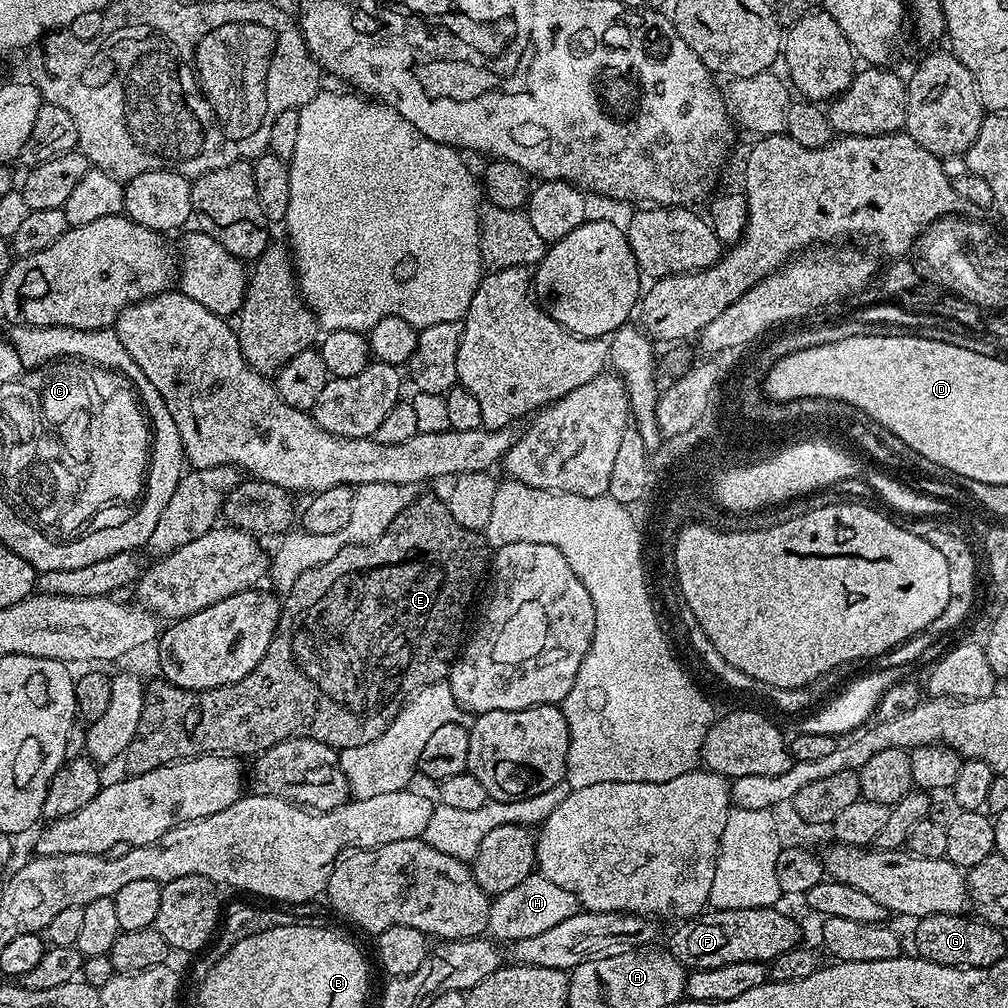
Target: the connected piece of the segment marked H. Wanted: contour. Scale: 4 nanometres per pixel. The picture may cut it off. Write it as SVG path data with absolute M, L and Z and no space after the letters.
M533 874L522 878L518 886L506 890L506 894L498 894L489 903L487 931L491 939L497 942L530 938L534 934L543 934L553 926L558 926L558 922L570 918L577 911L578 905L570 890L562 890L562 886L550 882L550 878Z

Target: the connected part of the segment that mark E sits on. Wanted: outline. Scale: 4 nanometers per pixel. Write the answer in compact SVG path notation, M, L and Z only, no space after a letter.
M417 495L412 504L405 507L398 514L389 528L381 534L380 537L374 538L365 544L348 544L344 549L338 550L338 554L330 559L330 562L323 562L320 566L314 566L313 569L306 570L304 574L293 584L293 589L286 593L280 606L280 620L276 623L276 636L270 642L270 646L266 650L266 654L262 658L262 662L258 662L258 666L254 666L254 670L250 670L250 674L246 674L246 678L238 678L240 684L240 732L238 736L230 736L232 740L236 740L234 746L240 748L240 758L252 758L257 754L266 751L270 746L274 746L278 742L286 742L290 738L310 738L314 742L322 742L328 748L342 749L353 748L354 746L366 746L366 742L374 742L374 738L378 738L378 734L382 734L386 730L386 726L390 726L390 722L399 714L404 706L404 701L408 699L412 693L417 692L420 688L424 688L427 684L439 684L447 677L452 670L452 662L458 655L458 649L462 644L462 636L460 640L460 631L464 628L464 615L468 612L468 607L472 604L472 595L476 592L476 587L480 584L480 579L485 579L486 573L490 568L490 549L487 540L481 533L474 530L466 530L466 526L458 526L458 522L454 522L454 518L450 514L447 503L443 499L440 500L436 496Z

